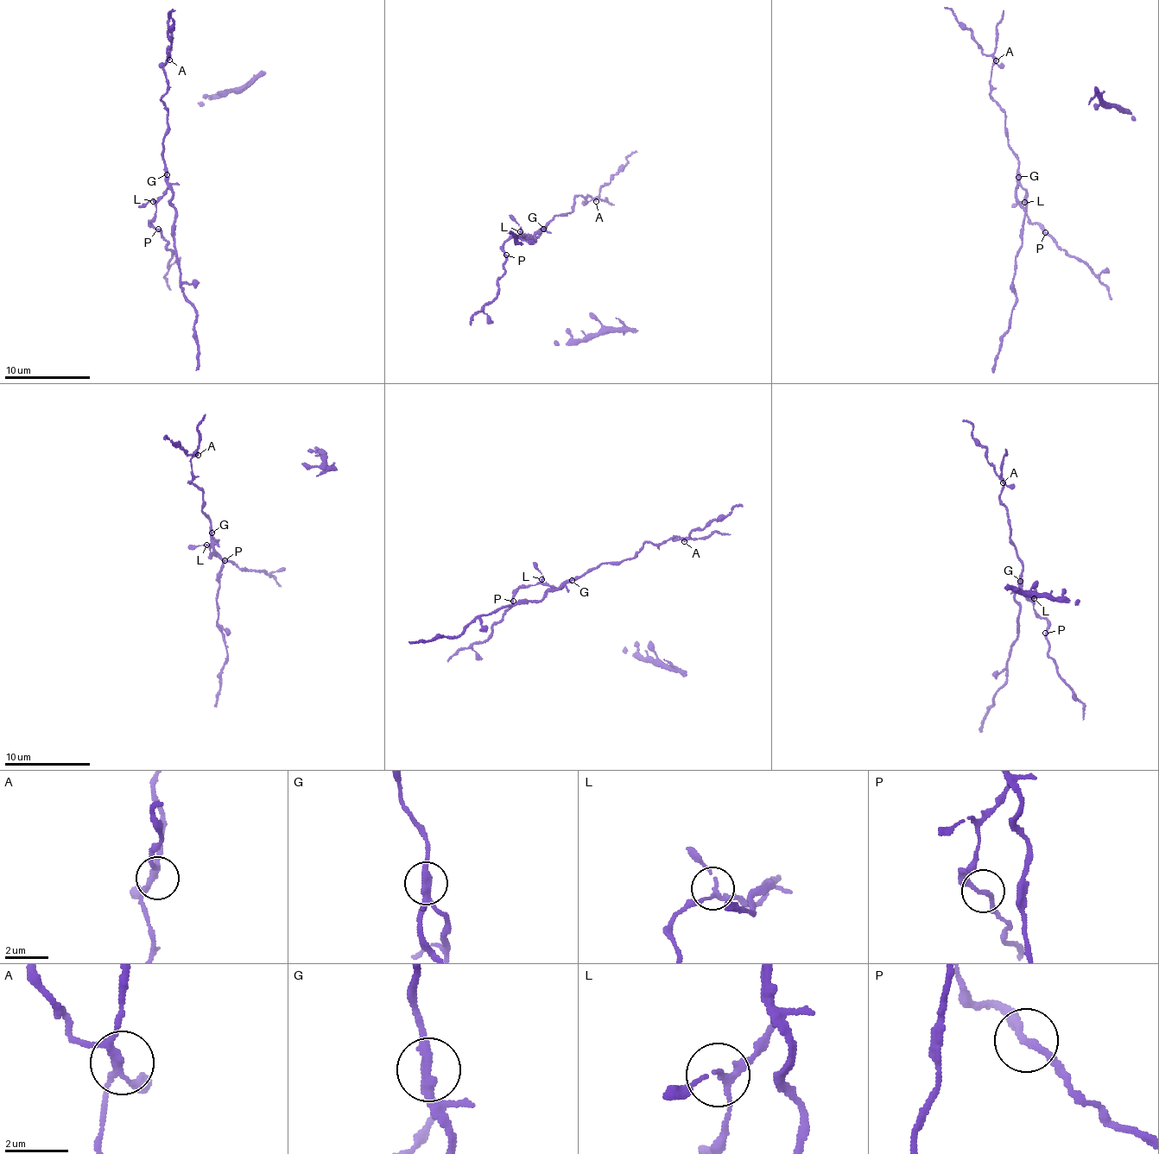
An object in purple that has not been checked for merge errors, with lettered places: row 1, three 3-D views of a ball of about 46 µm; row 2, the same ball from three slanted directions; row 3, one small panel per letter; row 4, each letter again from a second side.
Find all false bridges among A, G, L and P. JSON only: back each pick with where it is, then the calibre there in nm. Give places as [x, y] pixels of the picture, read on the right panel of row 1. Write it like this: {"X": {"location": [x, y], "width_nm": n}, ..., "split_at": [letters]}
{"G": {"location": [1018, 177], "width_nm": 260}, "split_at": ["G"]}

